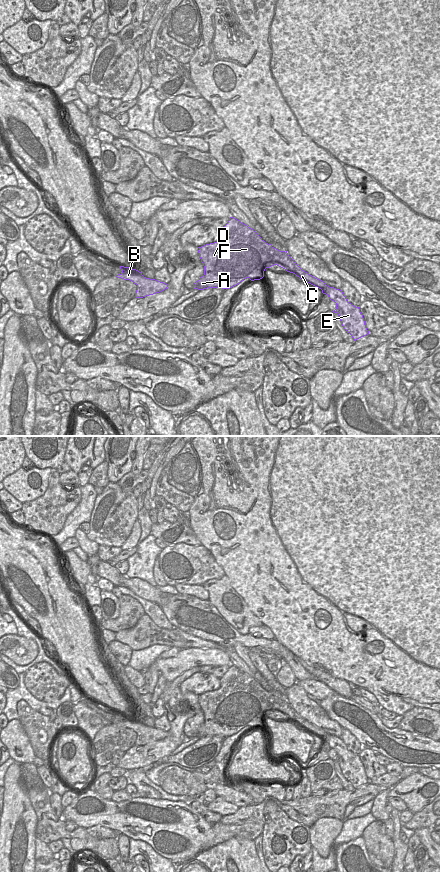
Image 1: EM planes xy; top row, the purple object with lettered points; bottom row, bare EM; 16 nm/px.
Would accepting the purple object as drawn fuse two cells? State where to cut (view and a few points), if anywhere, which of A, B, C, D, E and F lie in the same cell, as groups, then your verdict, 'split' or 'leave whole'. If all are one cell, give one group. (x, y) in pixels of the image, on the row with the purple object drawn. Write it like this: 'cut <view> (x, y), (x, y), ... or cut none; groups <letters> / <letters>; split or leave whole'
cut xy (328, 286), (322, 291); groups A B C D F / E; split

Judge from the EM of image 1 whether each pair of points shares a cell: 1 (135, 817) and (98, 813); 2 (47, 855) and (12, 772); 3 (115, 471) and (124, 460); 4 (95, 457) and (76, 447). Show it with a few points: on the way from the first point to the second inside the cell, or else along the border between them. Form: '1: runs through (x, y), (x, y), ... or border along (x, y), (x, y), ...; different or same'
1: runs through (126, 817), (107, 813); same
2: border along (36, 838), (34, 859); different
3: runs through (117, 468), (121, 463); same
4: runs through (90, 452), (87, 449), (81, 449); same

